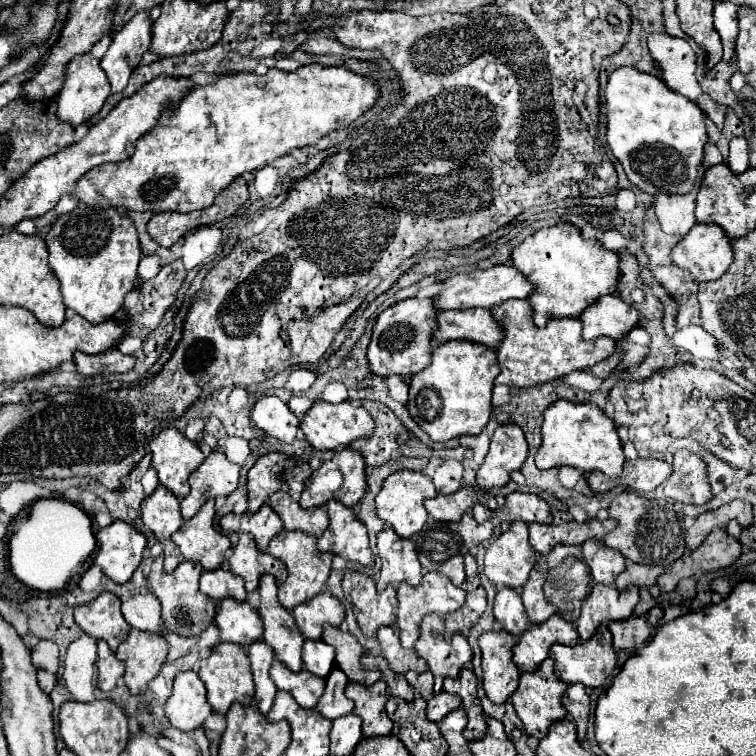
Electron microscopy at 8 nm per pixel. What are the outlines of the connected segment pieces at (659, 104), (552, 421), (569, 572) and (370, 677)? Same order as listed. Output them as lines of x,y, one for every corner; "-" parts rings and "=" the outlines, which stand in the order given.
636,68
614,70
604,88
604,98
608,118
606,140
628,180
652,196
656,196
656,192
690,192
698,178
706,144
702,110
688,98
670,90
658,76
=
558,400
544,412
542,424
542,446
536,454
536,466
540,470
572,466
582,472
600,470
610,478
622,474
626,456
622,452
622,440
612,418
608,418
596,404
572,404
568,400
=
562,544
544,556
544,566
536,566
530,572
530,578
528,578
526,586
522,588
522,602
524,602
528,620
532,624
542,624
552,614
560,614
566,620
570,620
574,610
576,610
576,618
578,618
578,606
584,602
588,592
590,592
590,572
582,560
580,546
=
324,626
322,640
336,650
336,666
348,676
350,682
362,684
362,686
372,686
376,684
382,676
380,672
370,672
360,666
360,656
362,656
362,646
350,632
342,632
340,628

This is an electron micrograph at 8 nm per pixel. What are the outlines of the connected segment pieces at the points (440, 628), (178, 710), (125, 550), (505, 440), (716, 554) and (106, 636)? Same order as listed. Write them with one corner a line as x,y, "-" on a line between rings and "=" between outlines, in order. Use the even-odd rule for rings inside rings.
436,614
422,620
420,638
414,648
434,674
434,692
442,690
446,676
456,678
464,664
472,660
472,648
462,634
454,634
450,642
444,640
444,622
=
180,672
174,678
172,696
166,702
166,718
178,730
190,732
200,728
212,714
212,706
206,700
204,682
196,672
=
114,520
110,526
96,534
98,550
94,564
116,584
124,584
132,578
142,560
146,538
122,520
=
516,424
498,426
492,436
486,460
476,474
478,488
492,490
506,486
510,474
522,468
526,456
528,456
528,442
520,426
=
716,528
708,534
708,538
700,544
698,550
676,560
668,572
674,576
674,580
678,584
682,578
694,576
696,572
700,576
710,570
728,568
740,556
740,550
742,550
742,546
736,538
728,536
726,530
722,530
722,528
=
102,592
90,604
76,606
74,620
88,636
106,640
112,650
116,650
130,632
130,624
120,612
120,600
112,592

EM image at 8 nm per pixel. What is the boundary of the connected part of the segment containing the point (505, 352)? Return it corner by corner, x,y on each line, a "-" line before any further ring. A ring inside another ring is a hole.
506,300
490,308
494,320
504,328
504,338
496,348
500,374
496,376
494,384
506,384
512,388
530,388
550,380
556,380
564,374
574,370
584,370
594,366
596,362
608,358
616,346
614,340
596,338
596,340
582,340
582,324
578,318
564,318
564,320
548,320
544,328
538,328
532,322
532,308
528,300

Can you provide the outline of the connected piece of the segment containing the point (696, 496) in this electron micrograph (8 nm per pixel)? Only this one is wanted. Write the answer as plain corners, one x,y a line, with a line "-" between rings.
678,450
672,462
672,476
664,484
664,494
682,504
704,504
712,498
706,478
706,464
688,450

